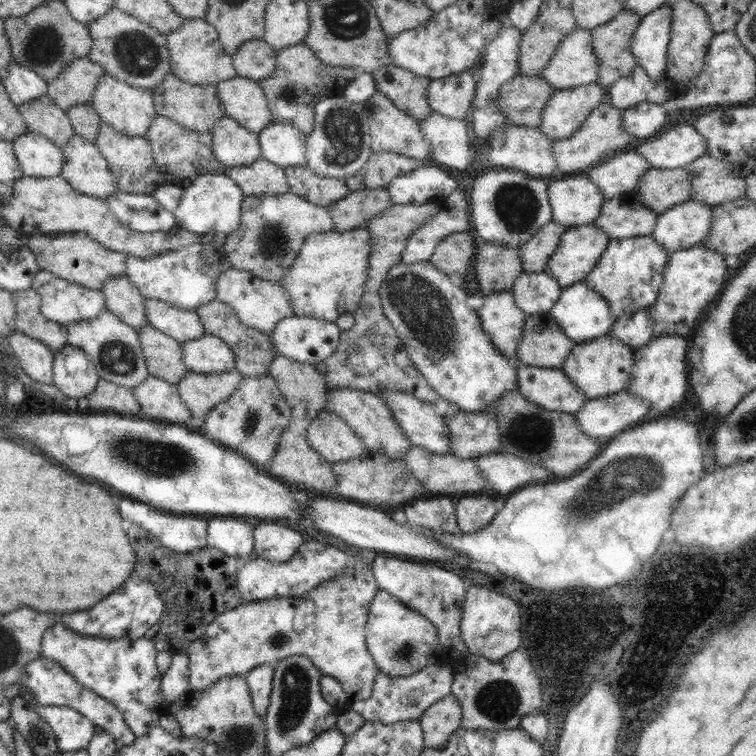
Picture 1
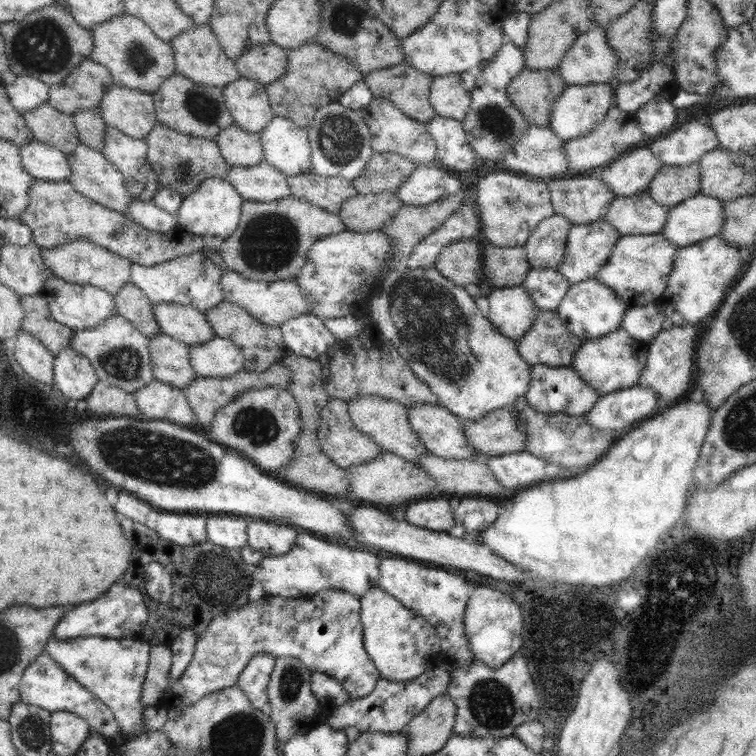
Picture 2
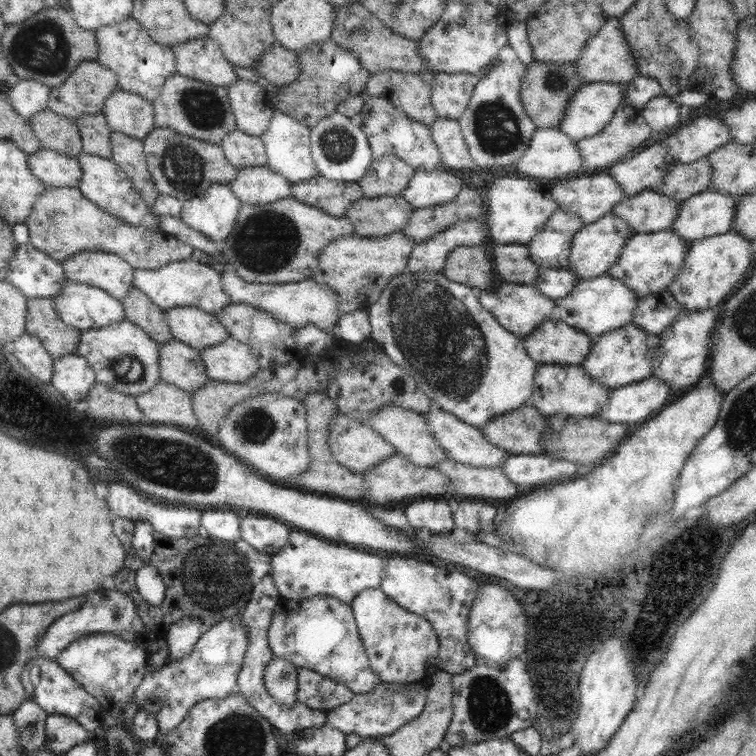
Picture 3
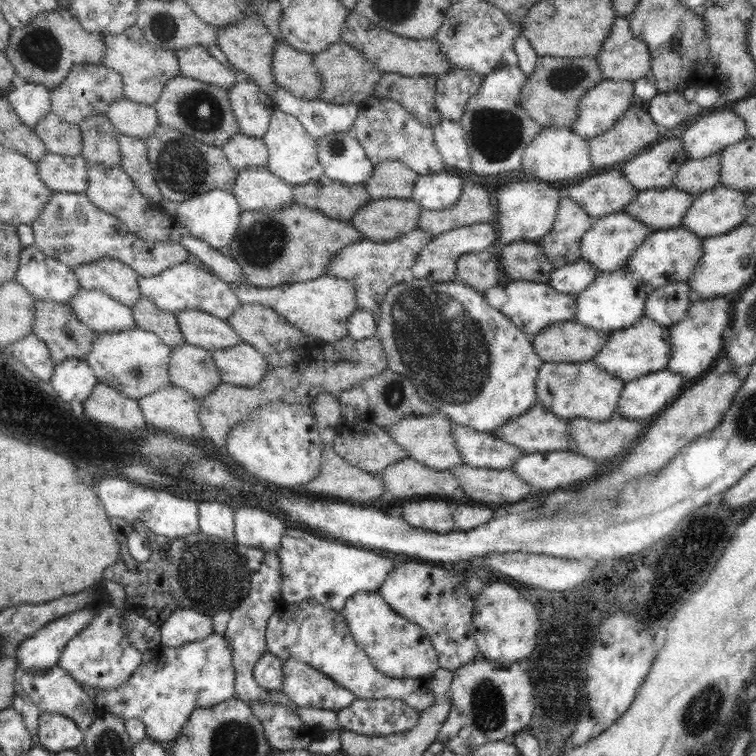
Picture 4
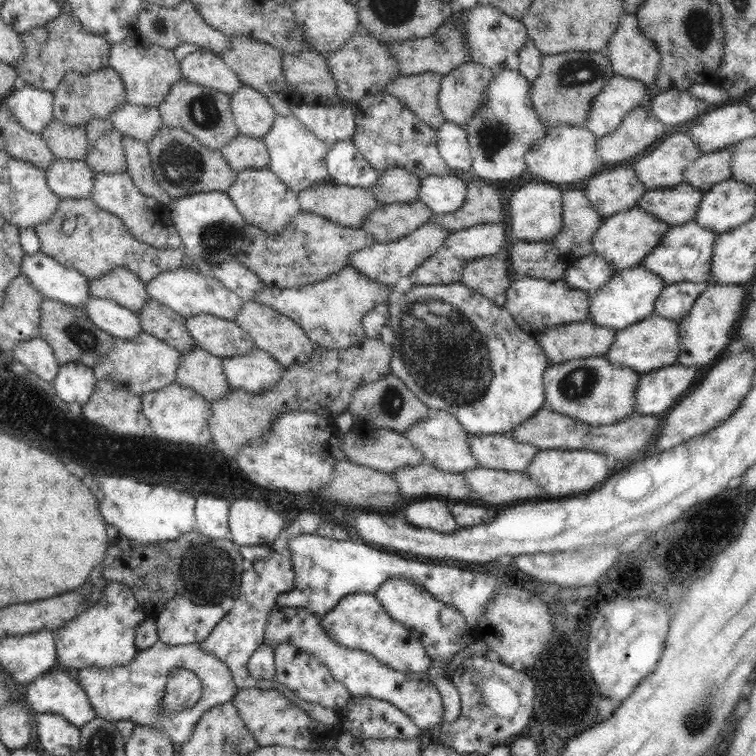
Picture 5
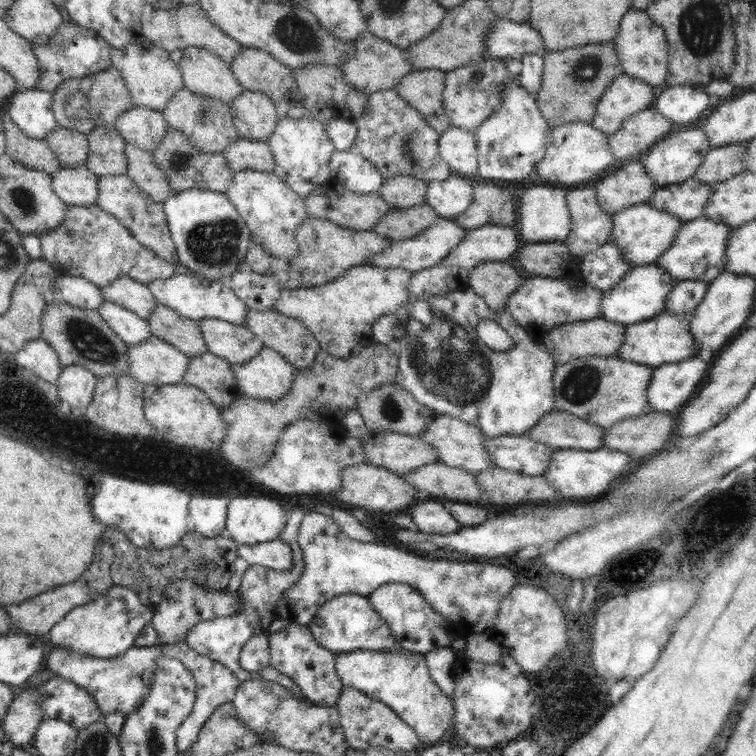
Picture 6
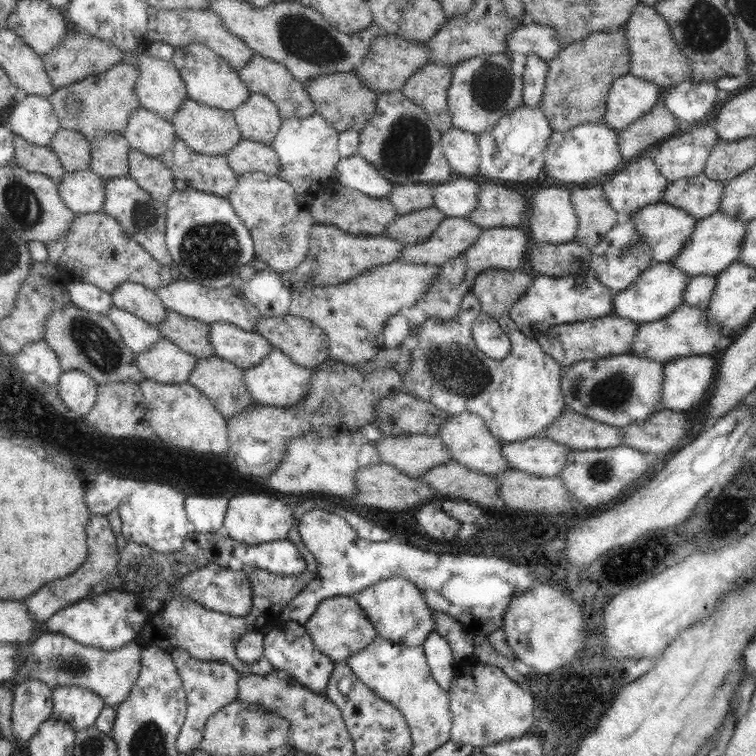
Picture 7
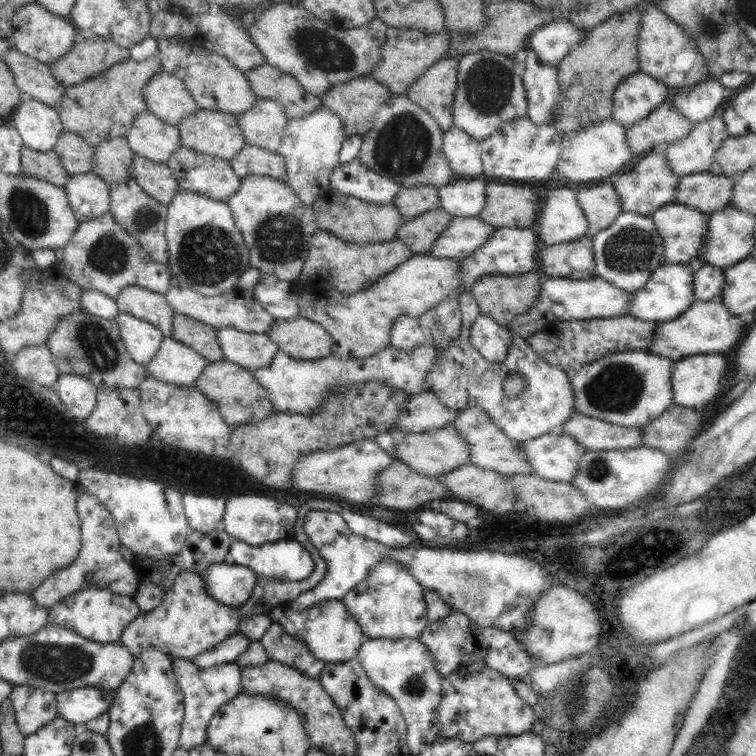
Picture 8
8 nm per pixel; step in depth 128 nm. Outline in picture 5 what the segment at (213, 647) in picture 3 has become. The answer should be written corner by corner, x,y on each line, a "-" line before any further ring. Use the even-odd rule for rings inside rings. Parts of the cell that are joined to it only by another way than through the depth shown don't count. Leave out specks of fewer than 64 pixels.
159,640
150,648
139,650
126,666
107,669
86,667
72,675
88,696
97,717
114,722
128,720
136,725
158,727
158,730
170,737
175,746
188,742
200,717
213,706
232,701
238,690
226,663
202,650
197,643
170,646
-
177,668
193,671
200,679
201,696
196,705
180,712
169,712
167,708
163,708
165,682
169,672

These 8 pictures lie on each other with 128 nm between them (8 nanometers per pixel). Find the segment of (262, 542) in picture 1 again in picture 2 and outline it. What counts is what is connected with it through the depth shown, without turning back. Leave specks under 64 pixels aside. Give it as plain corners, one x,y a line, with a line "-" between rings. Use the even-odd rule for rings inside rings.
248,522
247,541
263,557
284,556
290,552
300,530
281,522

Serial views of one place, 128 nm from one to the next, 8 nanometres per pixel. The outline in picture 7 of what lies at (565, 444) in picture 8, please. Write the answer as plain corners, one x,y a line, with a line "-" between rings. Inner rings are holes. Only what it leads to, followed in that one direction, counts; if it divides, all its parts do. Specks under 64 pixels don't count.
542,434
516,442
501,441
501,453
512,469
539,477
558,477
572,448

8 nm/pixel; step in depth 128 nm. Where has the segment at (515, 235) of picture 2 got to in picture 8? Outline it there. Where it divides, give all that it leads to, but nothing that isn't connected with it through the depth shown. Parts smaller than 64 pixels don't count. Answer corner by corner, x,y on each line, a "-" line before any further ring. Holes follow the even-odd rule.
570,188
548,192
537,210
541,245
552,246
587,236
589,222
578,205
576,193

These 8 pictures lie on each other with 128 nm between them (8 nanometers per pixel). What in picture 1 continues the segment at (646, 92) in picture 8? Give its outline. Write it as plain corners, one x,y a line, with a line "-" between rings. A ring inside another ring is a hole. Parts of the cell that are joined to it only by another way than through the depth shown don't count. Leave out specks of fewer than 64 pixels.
596,83
556,89
542,110
542,124
538,128
553,142
570,139
583,125
590,112
606,100
605,89

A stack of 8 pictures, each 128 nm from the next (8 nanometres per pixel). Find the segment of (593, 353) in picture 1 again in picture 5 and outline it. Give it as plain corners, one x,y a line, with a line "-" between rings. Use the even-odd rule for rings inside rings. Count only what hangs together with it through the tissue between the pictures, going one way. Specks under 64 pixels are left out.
654,312
640,322
615,331
614,342
605,357
610,362
630,367
640,375
663,366
676,365
679,362
678,355
681,350
681,336
678,327
678,322

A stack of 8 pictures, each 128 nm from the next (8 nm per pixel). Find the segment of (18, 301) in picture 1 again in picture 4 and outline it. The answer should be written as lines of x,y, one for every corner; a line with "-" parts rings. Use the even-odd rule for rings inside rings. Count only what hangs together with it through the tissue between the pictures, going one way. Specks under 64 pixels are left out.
35,299
35,317
33,322
33,333
45,342
51,355
52,362
57,365
68,358
85,359
88,353
92,351
94,339
97,332
90,330
76,318
73,310
64,303
55,303
52,301
43,301

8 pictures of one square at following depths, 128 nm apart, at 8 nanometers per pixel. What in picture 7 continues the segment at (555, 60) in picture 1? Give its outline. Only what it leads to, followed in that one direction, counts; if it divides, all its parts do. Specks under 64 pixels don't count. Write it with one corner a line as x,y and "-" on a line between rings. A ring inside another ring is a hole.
638,3
626,21
624,30
631,52
629,74
652,82
660,88
672,88
684,81
689,81
689,58
678,48
668,23
653,6

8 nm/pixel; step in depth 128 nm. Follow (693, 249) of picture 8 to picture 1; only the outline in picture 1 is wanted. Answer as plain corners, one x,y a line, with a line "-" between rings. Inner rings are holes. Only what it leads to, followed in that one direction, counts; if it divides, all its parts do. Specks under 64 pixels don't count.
594,224
569,228
562,234
545,272
555,278
562,289
580,282
592,272
610,241
610,235

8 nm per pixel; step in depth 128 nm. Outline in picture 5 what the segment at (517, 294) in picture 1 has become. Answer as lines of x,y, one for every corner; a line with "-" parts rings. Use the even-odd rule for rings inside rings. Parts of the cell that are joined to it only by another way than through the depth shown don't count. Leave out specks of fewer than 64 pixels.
592,252
570,261
564,280
568,286
592,292
607,284
614,271
615,268
601,254

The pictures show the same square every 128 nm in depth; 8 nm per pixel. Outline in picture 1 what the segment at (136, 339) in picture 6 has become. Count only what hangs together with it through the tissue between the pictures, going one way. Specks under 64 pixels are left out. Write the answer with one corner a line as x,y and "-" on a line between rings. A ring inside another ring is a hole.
39,269
31,288
41,296
41,313
63,325
92,320
107,310
101,290
62,280
47,270

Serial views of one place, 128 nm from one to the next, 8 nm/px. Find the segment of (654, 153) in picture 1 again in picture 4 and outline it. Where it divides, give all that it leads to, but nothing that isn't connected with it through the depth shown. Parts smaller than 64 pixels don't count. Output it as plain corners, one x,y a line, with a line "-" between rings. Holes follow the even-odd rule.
733,110
714,112
702,116
687,130
680,140
690,159
699,159
720,153
726,147
746,138
746,123

